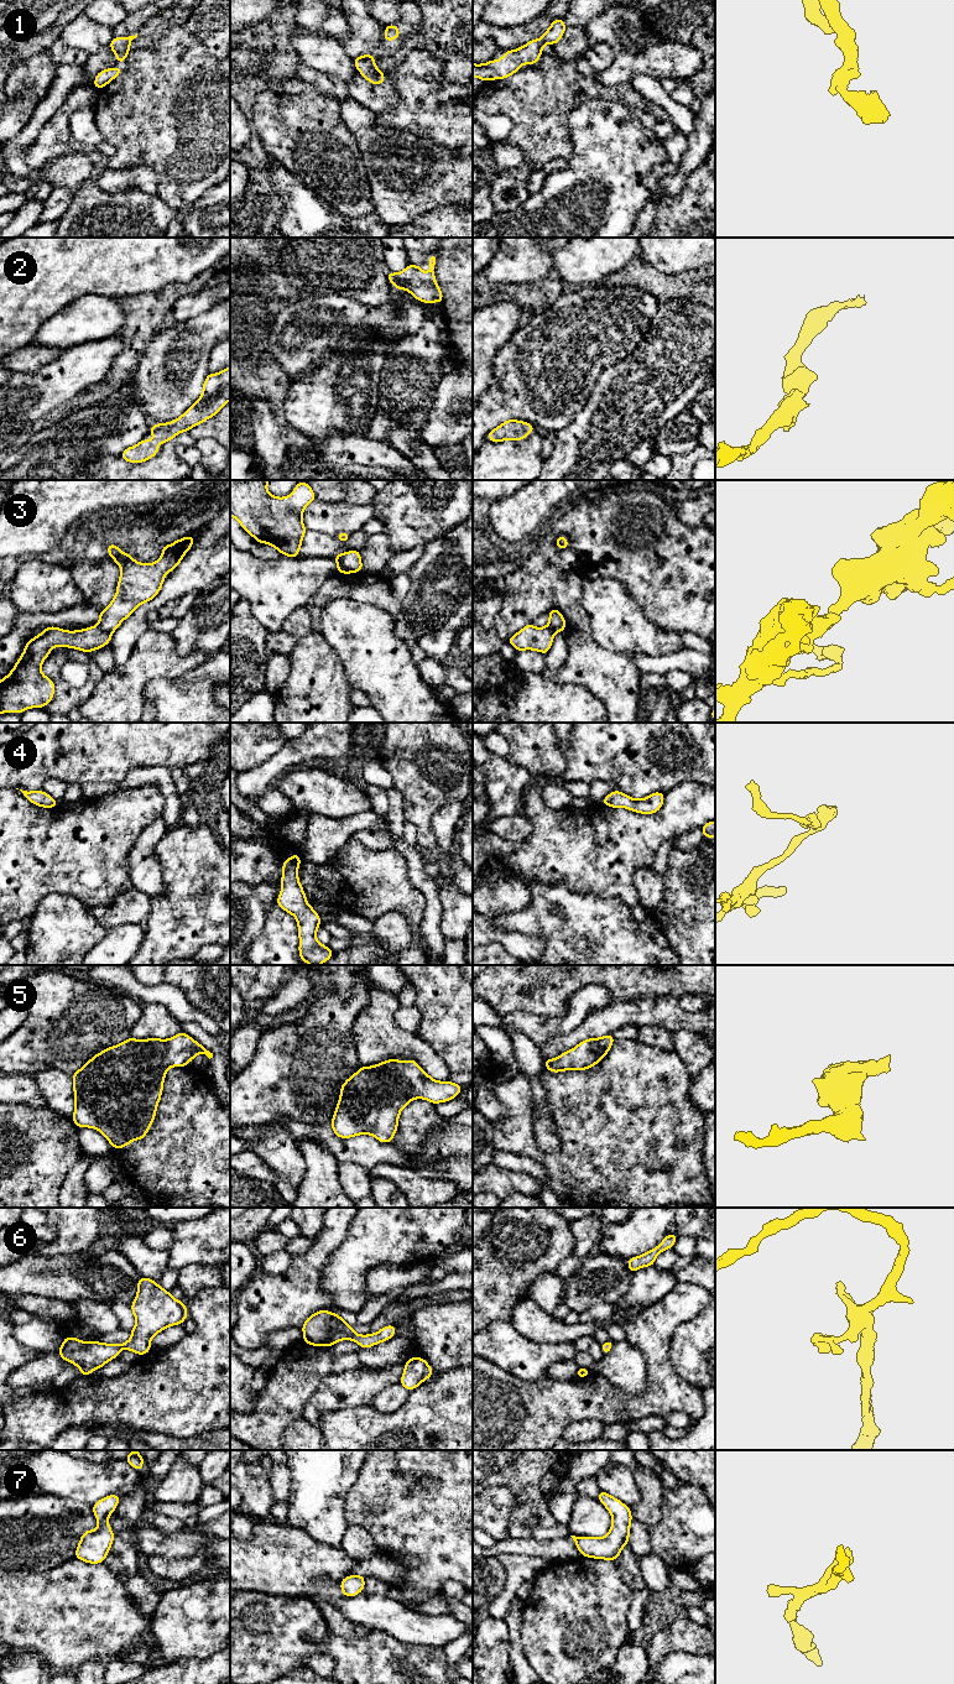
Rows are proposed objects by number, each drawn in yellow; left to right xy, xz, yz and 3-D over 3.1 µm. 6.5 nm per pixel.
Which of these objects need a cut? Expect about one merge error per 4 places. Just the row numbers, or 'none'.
3

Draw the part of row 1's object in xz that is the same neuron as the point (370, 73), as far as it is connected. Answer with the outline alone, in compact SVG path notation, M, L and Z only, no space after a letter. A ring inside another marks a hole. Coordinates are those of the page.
M372 53L354 58L354 64L361 75L375 85L385 83L385 73L376 69Z

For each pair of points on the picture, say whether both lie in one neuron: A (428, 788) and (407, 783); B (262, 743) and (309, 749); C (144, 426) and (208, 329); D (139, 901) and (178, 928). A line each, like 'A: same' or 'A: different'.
A: same
B: different
C: different
D: different

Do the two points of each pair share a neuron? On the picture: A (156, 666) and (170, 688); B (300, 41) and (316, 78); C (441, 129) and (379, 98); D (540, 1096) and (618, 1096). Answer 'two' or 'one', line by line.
A: two
B: two
C: two
D: two

